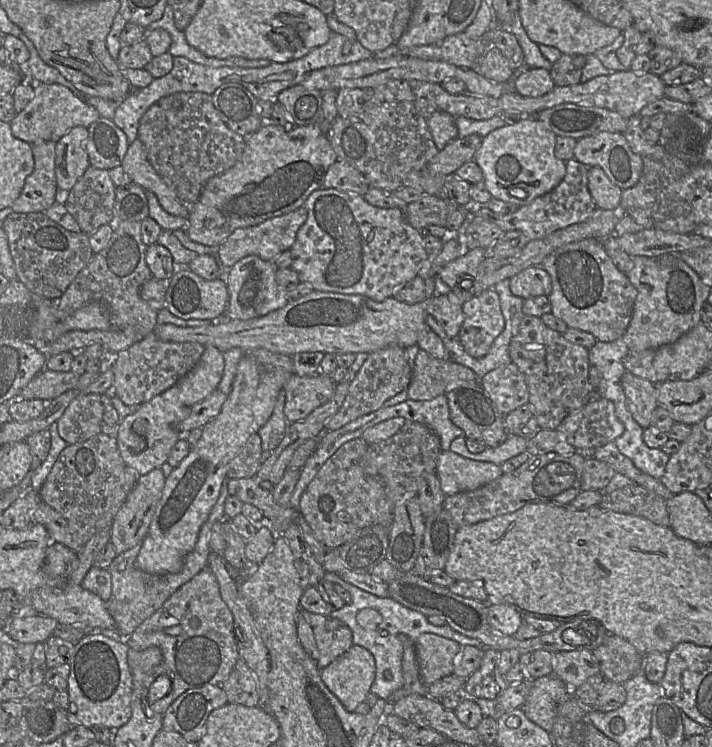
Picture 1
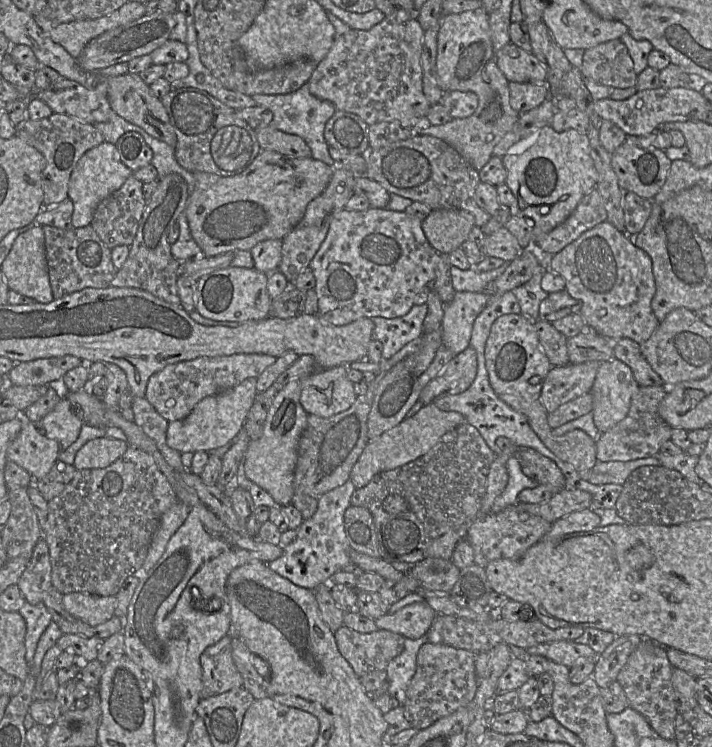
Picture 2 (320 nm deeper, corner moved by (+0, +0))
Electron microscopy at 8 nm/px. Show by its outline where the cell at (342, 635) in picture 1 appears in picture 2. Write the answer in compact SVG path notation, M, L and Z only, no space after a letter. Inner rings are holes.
M346 626L334 632L341 655L349 662L367 693L374 693L387 680L387 666L404 649L405 637L389 630L360 633Z

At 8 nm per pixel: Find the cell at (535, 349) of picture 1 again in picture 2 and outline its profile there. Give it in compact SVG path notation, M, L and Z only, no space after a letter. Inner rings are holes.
M532 321L537 332L540 345L553 367L569 364L567 338L557 331L550 322Z

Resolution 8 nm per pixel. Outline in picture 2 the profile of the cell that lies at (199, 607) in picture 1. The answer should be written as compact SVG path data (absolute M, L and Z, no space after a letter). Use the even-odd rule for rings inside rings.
M230 633L202 653L201 699L242 687L243 679L232 658L232 639L233 635Z

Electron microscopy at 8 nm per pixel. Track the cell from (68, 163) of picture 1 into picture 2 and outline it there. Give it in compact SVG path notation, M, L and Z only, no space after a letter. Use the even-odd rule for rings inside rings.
M104 141L85 152L73 169L68 185L68 198L74 205L72 225L75 228L90 225L98 204L118 190L131 175L133 171L121 161L114 144Z

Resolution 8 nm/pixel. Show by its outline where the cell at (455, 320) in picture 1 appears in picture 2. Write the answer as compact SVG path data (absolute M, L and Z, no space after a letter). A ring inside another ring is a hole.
M469 346L456 354L443 371L423 388L419 400L428 405L437 398L460 394L470 387L476 373L476 352Z

